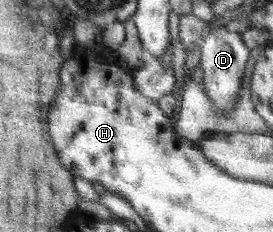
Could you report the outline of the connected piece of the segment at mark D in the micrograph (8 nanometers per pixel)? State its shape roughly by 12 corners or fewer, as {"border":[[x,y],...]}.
{"border":[[224,26],[200,42],[202,87],[231,114],[249,48]]}

